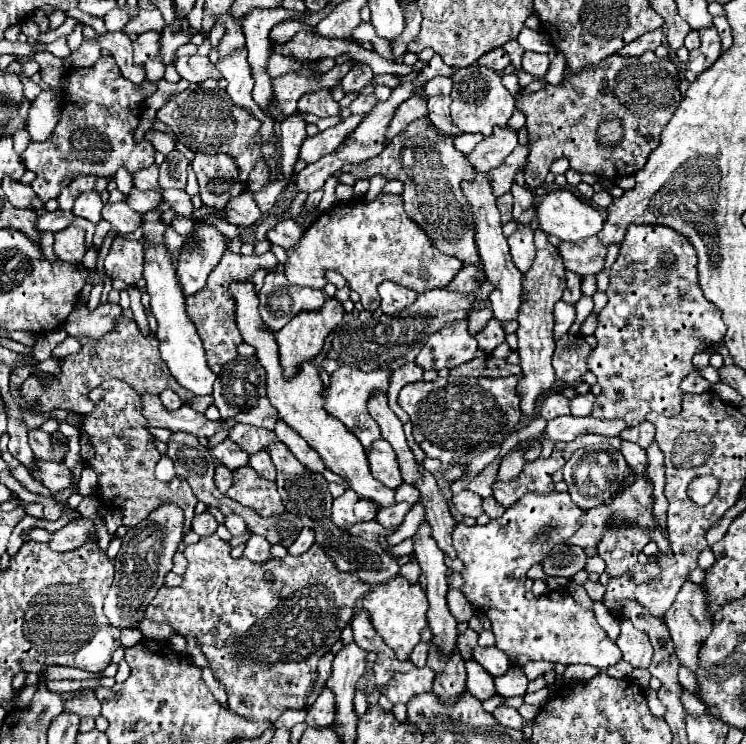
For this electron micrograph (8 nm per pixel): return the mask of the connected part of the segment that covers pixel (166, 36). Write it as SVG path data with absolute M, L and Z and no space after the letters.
M175 21L171 27L165 27L161 31L161 45L163 45L161 47L161 55L163 55L163 63L165 65L171 65L173 59L175 59L177 47L189 43L189 39L191 37L181 31L181 23L179 21Z

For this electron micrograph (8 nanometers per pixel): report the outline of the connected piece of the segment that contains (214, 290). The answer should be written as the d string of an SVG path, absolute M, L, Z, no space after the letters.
M229 249L225 251L225 255L221 257L219 265L211 271L205 289L201 289L197 295L193 295L193 299L187 299L187 315L193 321L193 325L197 327L199 337L203 339L203 347L207 351L207 361L209 365L223 365L225 361L235 359L237 355L237 345L243 343L239 331L237 331L237 323L235 323L235 303L231 299L231 295L227 293L227 287L233 279L251 279L253 271L257 271L259 267L265 267L267 271L275 271L277 269L277 257L273 251L267 251L263 255L251 255L251 257L243 257L243 255L235 255Z

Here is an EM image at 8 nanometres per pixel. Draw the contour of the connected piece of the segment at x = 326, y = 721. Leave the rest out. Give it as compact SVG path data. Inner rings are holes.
M323 689L313 705L307 707L307 725L331 725L335 721L335 695L331 689Z

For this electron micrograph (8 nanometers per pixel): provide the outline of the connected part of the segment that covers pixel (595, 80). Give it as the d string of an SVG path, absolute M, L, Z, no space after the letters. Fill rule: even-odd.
M645 53L641 57L621 57L621 55L609 55L609 59L603 59L597 69L581 71L581 75L569 75L565 73L565 83L559 87L545 85L537 93L531 95L517 95L517 109L525 111L526 128L529 129L529 141L531 141L531 153L529 153L529 165L525 169L525 181L527 187L539 187L549 173L549 167L553 159L567 157L571 169L579 173L593 173L603 175L609 181L615 181L617 177L635 175L643 165L647 163L649 153L659 145L659 135L663 125L653 121L653 107L655 109L667 109L669 105L679 105L679 75L677 67L669 59L659 59L655 53ZM621 117L625 123L625 137L619 147L603 149L595 141L595 133L601 121Z

